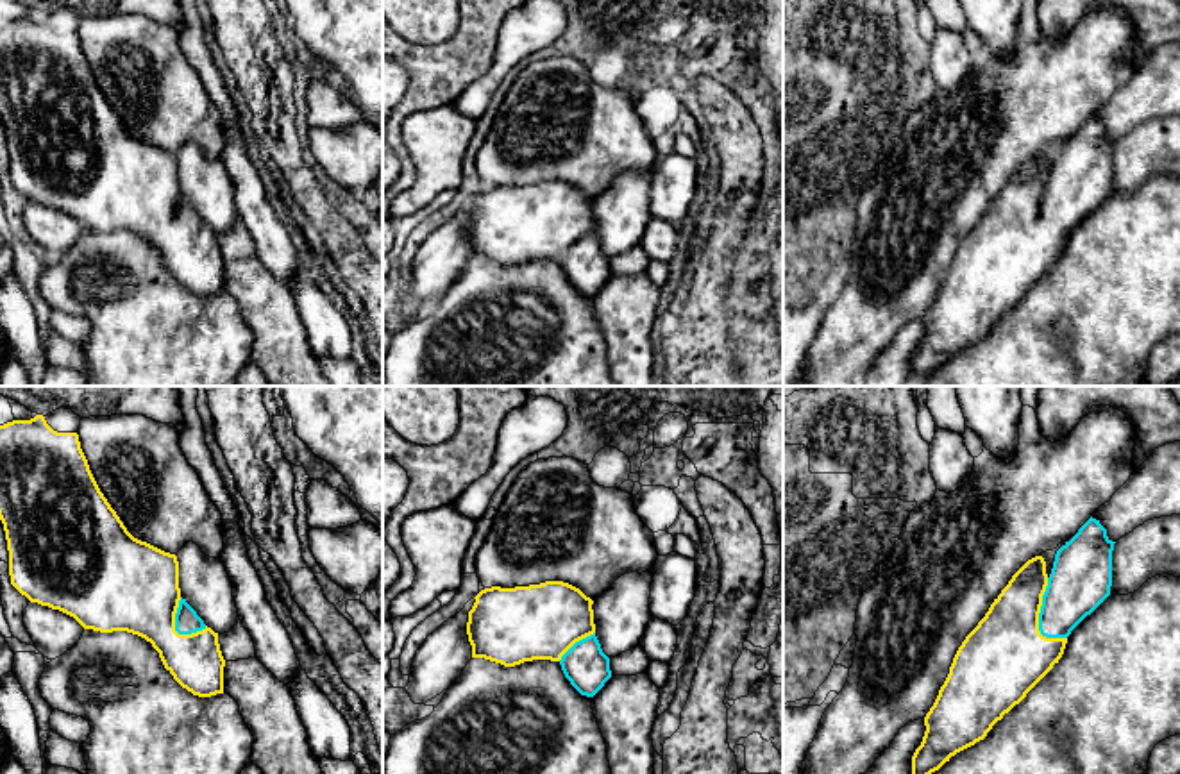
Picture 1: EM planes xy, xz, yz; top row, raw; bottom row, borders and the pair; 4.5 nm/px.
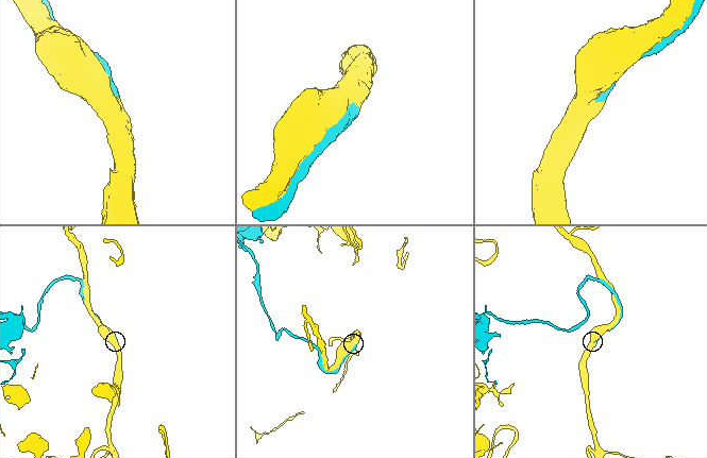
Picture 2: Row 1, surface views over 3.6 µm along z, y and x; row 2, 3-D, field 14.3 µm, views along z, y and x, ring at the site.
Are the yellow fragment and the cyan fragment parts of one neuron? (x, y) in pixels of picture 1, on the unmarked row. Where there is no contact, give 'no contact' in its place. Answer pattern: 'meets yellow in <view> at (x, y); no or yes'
meets yellow in yz at (1037, 218); yes

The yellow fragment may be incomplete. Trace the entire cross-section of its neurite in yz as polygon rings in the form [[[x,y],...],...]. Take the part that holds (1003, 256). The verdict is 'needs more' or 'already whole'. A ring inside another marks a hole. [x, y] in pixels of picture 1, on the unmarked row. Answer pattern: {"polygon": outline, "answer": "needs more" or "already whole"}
{"polygon": [[[1091,116],[1057,150],[1049,175],[1042,156],[1028,159],[1012,175],[958,247],[949,273],[924,316],[926,331],[912,356],[914,386],[951,356],[983,340],[992,325],[1058,263],[1071,231],[1110,195],[1114,143],[1100,120]]], "answer": "needs more"}

